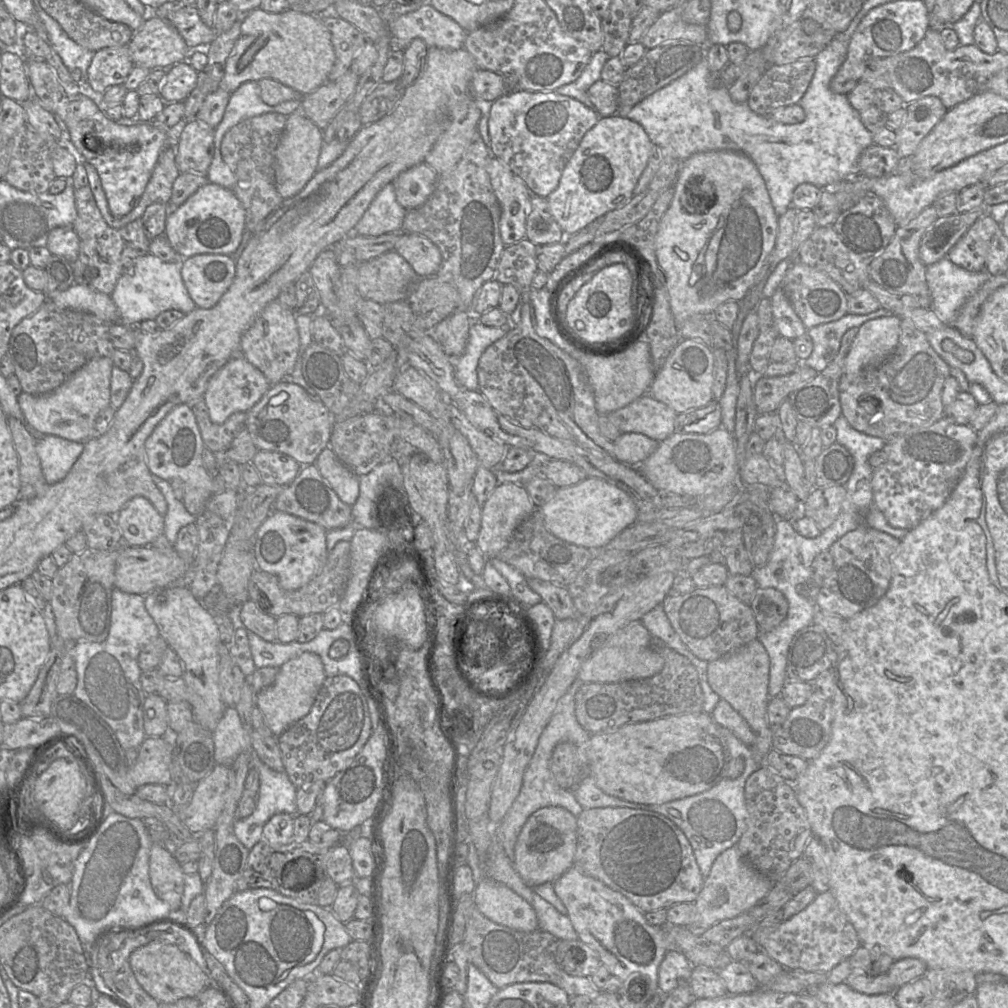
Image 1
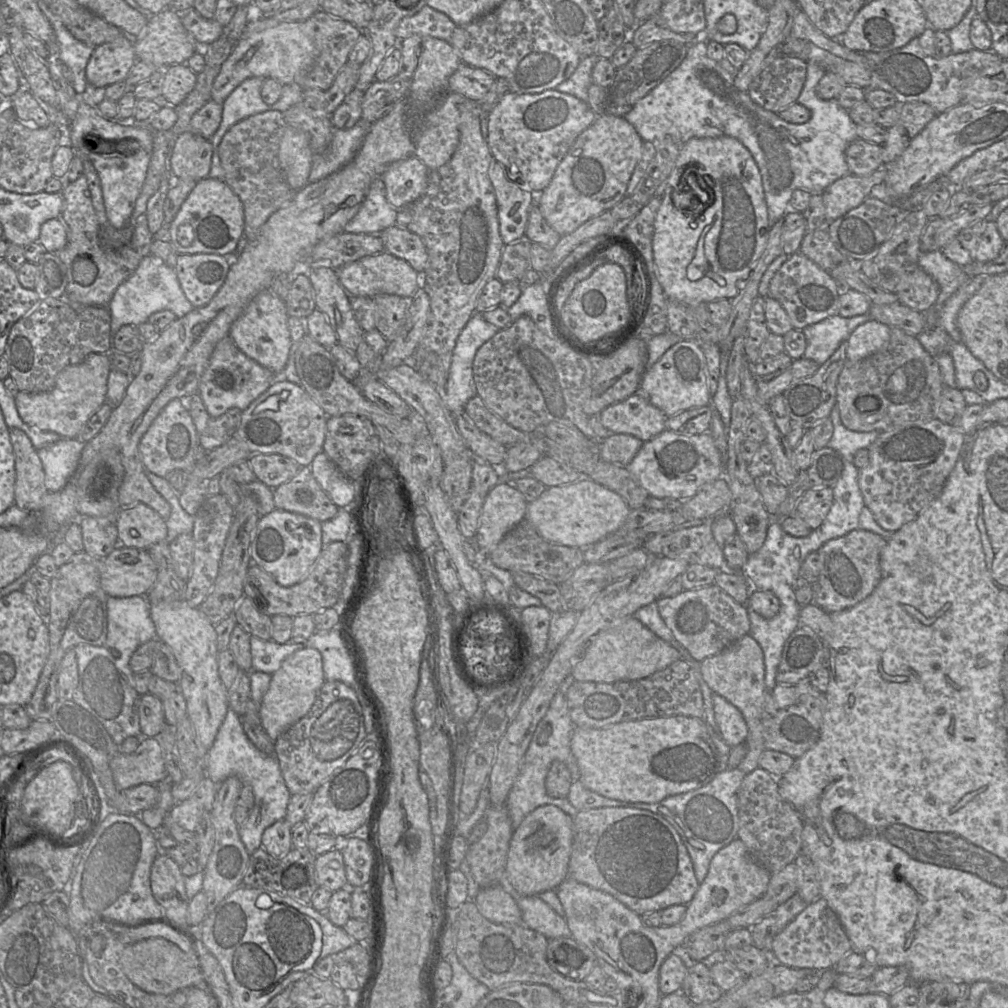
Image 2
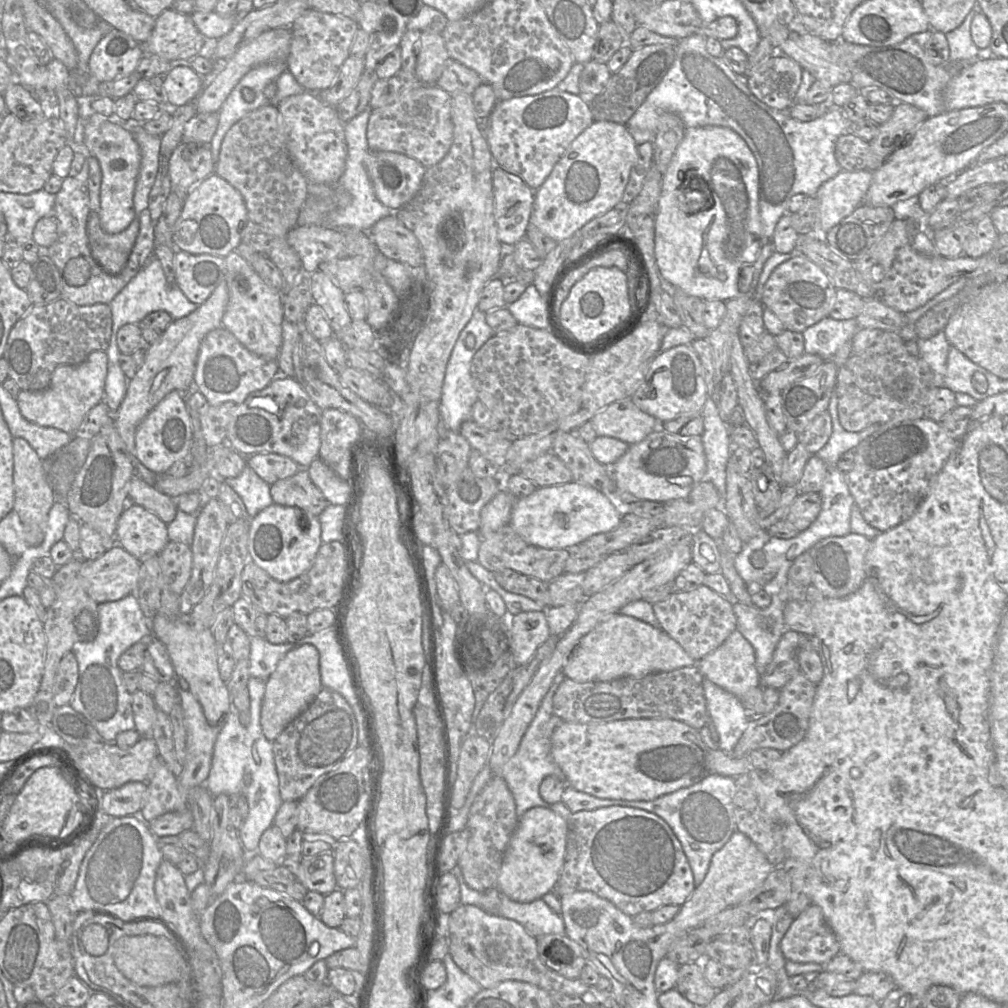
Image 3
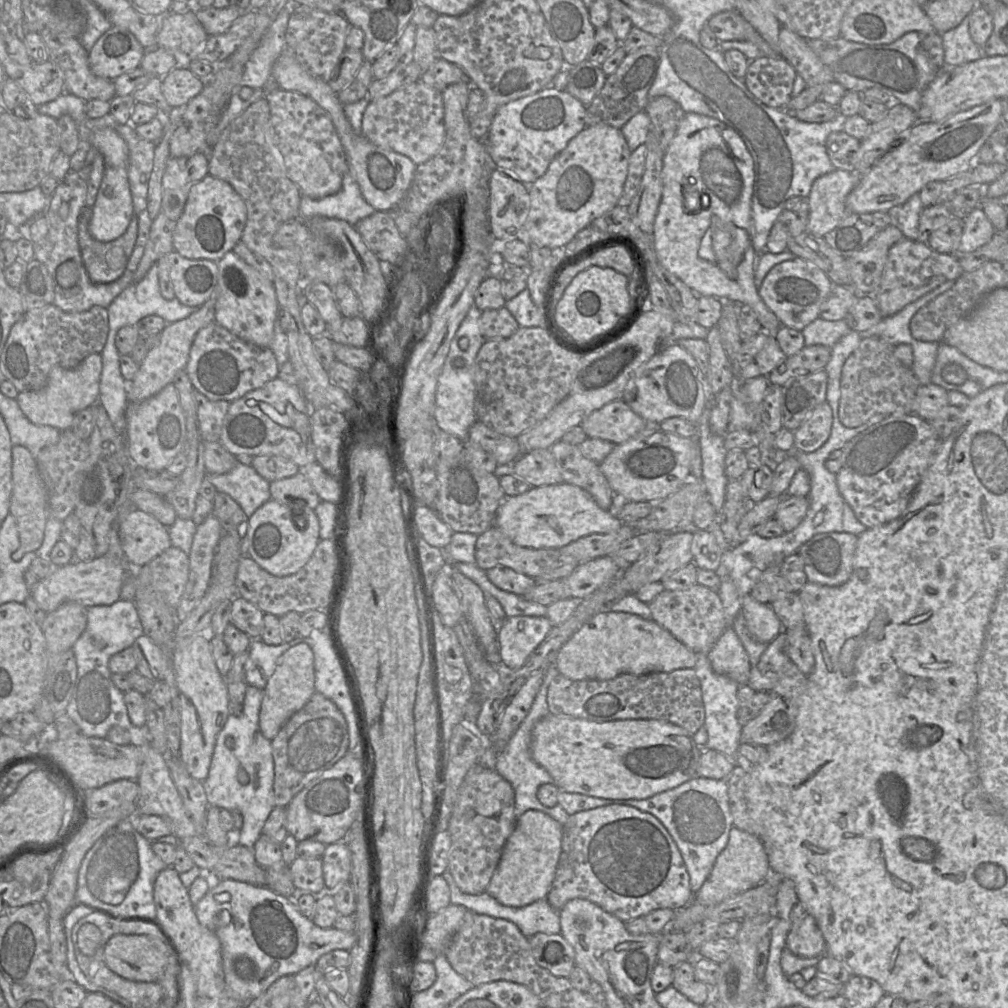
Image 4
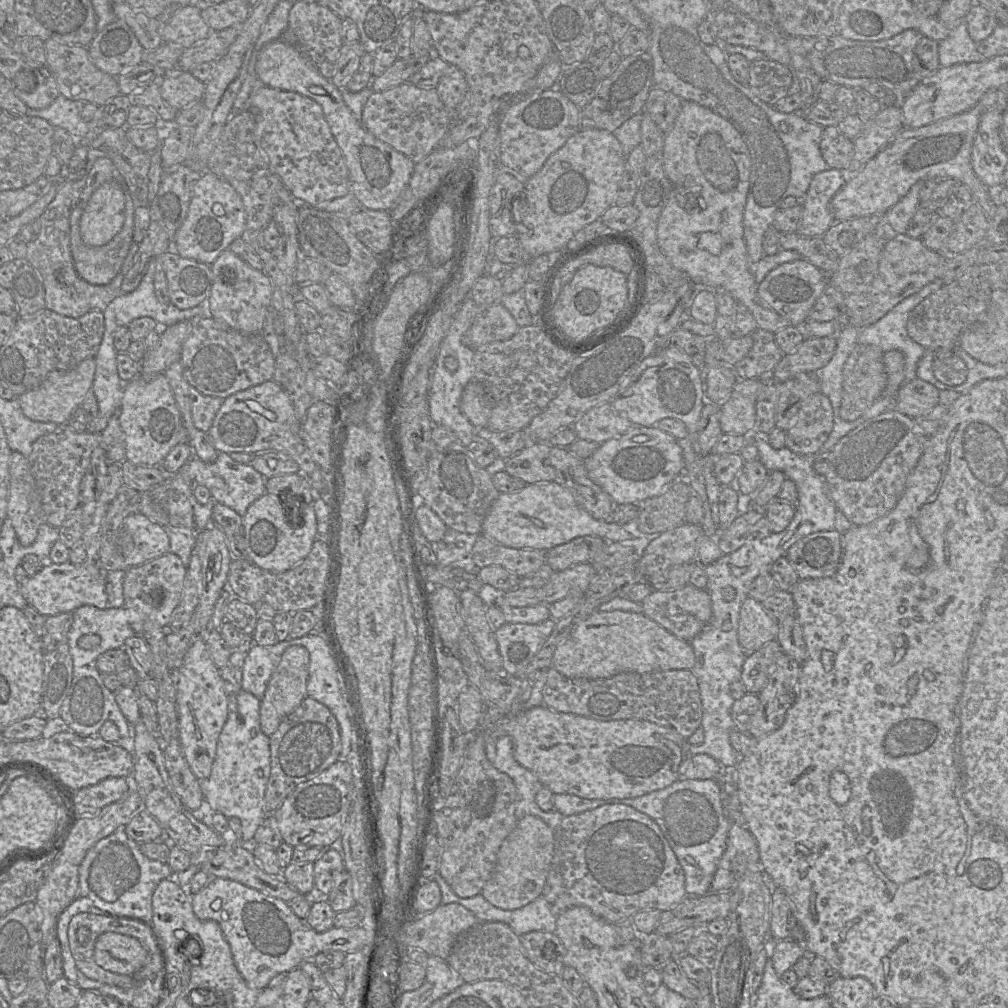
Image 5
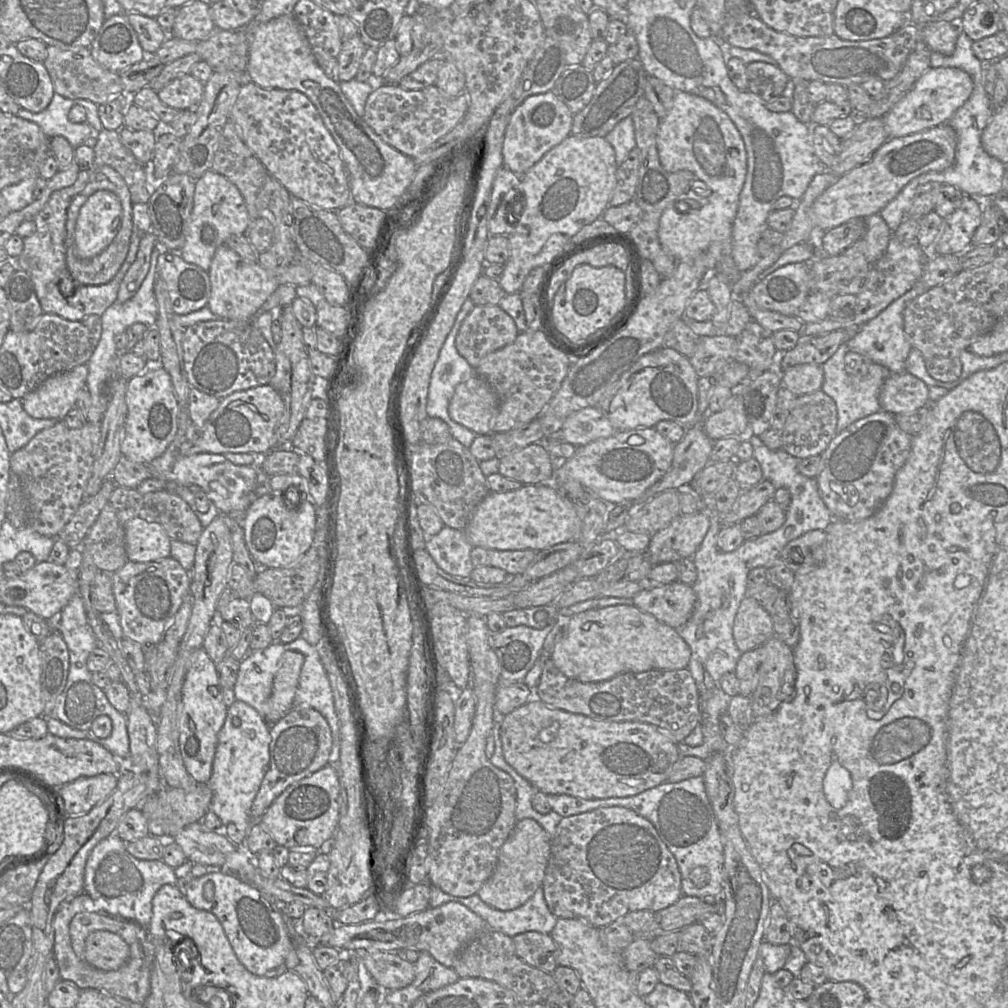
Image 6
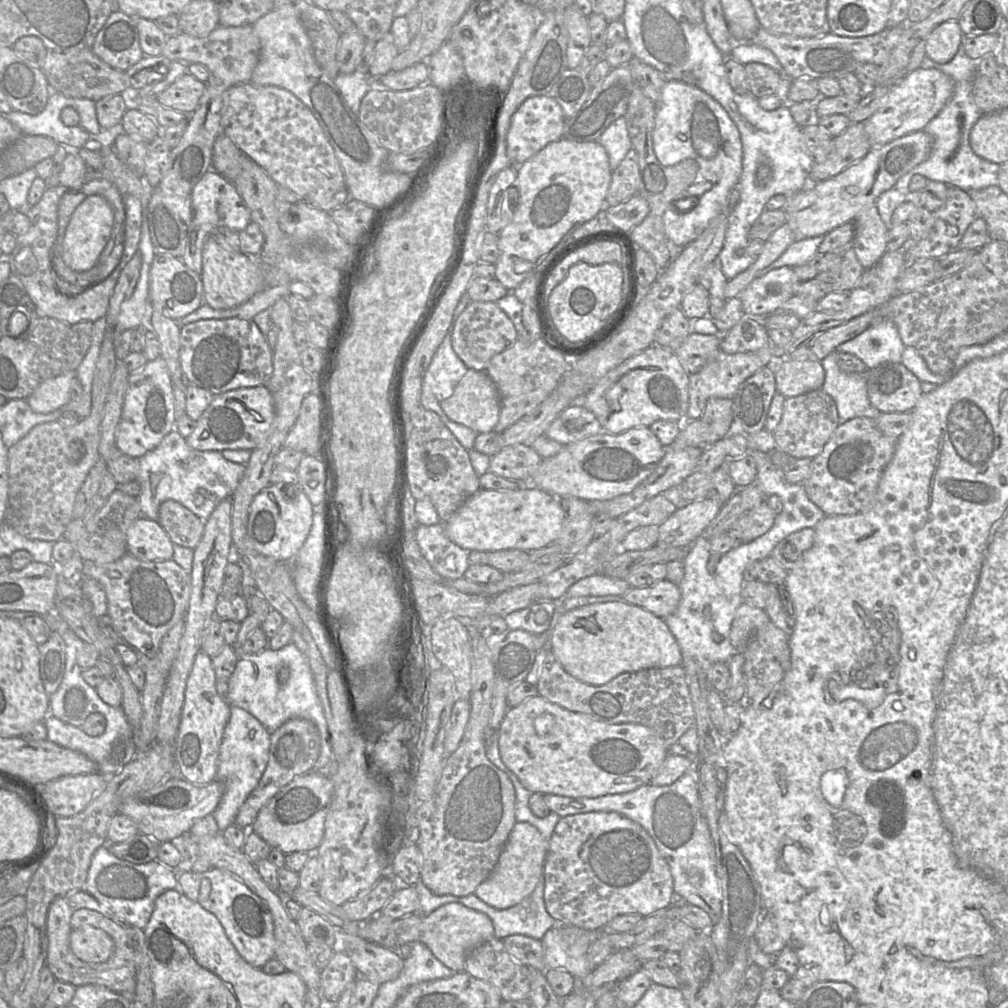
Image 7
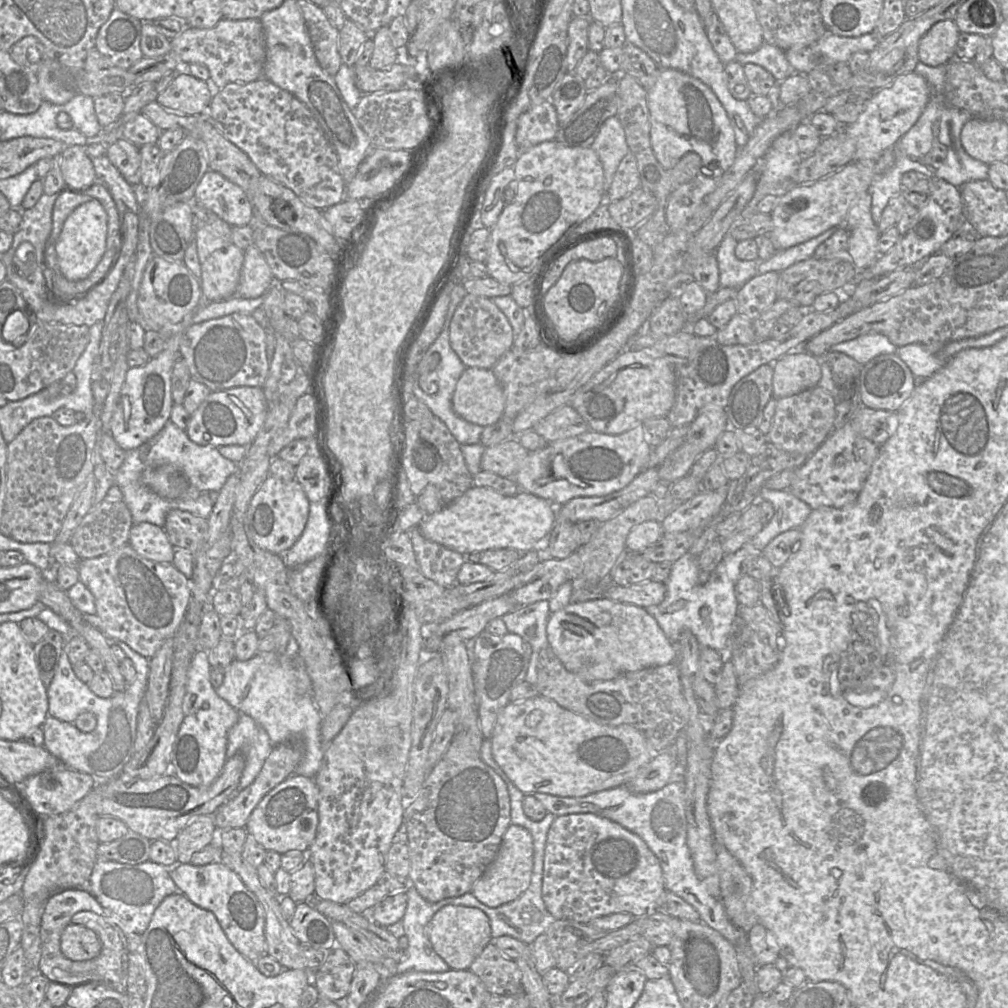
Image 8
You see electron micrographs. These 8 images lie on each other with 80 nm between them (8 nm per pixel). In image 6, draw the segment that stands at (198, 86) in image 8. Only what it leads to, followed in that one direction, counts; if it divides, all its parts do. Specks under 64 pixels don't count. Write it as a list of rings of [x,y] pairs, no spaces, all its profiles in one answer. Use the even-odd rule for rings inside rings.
[[[190,73],[173,79],[157,92],[165,105],[178,111],[194,109],[201,101],[203,93],[204,83]]]

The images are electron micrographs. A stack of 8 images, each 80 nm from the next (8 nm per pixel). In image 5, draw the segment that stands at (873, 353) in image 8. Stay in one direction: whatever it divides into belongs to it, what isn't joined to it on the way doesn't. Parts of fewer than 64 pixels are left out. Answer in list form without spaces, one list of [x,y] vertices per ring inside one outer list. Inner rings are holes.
[[[940,279],[929,283],[917,293],[905,298],[895,307],[893,307],[885,316],[879,319],[874,324],[871,324],[863,329],[859,329],[858,344],[873,345],[880,348],[882,351],[889,352],[891,350],[898,350],[903,353],[905,357],[905,381],[910,381],[917,378],[916,370],[921,357],[924,355],[926,349],[915,342],[907,332],[907,321],[910,312],[926,297],[935,291],[942,288],[946,283]]]

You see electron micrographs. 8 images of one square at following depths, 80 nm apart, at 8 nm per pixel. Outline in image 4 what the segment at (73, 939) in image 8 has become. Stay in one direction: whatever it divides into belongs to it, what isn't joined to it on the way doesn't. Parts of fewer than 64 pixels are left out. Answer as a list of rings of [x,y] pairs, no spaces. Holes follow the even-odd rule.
[[[114,935],[104,947],[106,966],[135,982],[159,982],[173,948],[162,939],[145,935]]]

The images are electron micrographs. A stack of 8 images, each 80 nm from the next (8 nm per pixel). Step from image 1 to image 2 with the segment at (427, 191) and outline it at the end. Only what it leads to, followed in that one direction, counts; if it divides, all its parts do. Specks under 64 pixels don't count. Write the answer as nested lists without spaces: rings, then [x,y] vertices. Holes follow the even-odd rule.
[[[416,156],[390,164],[380,177],[384,182],[387,201],[397,209],[420,198],[428,184],[430,170]]]

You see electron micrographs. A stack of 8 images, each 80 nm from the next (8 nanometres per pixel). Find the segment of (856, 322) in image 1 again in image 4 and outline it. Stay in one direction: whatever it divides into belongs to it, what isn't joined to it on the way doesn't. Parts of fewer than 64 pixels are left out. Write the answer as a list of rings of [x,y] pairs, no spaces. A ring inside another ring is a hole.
[[[817,318],[802,330],[805,346],[824,345],[830,349],[851,331],[844,319],[828,321]]]

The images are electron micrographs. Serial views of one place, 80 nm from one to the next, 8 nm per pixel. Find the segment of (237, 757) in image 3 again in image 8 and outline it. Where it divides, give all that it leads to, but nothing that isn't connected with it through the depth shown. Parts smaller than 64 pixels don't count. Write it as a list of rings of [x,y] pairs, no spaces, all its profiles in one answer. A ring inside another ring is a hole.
[[[240,713],[238,721],[228,732],[227,759],[241,753],[245,758],[238,790],[248,787],[260,773],[272,751],[272,743],[263,727],[252,717]]]

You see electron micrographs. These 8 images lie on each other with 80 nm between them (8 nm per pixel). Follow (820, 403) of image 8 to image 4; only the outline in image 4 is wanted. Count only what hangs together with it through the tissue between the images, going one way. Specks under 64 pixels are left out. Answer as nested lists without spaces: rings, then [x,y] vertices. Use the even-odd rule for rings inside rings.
[[[827,401],[818,405],[809,418],[793,432],[794,449],[811,453],[819,449],[831,434],[833,414]]]

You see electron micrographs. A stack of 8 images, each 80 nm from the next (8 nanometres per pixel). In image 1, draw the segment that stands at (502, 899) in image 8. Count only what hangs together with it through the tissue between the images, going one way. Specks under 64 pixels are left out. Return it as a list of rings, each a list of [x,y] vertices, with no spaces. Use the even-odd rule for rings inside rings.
[[[560,806],[535,811],[524,824],[514,847],[513,866],[529,887],[551,882],[574,864],[577,847],[577,817]]]

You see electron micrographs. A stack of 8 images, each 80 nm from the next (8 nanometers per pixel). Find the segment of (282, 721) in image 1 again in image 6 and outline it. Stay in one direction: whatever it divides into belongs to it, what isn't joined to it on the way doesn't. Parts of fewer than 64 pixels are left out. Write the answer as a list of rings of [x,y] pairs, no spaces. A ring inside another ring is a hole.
[[[286,651],[277,665],[272,693],[264,704],[264,719],[272,726],[282,719],[294,705],[304,656],[297,651]]]

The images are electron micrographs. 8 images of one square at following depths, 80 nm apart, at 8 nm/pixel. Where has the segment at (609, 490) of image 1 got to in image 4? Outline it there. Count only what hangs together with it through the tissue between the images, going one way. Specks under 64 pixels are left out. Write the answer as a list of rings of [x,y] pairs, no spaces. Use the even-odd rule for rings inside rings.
[[[568,483],[531,487],[521,495],[506,497],[494,522],[513,543],[532,549],[560,549],[590,534],[616,532],[622,524],[614,513],[601,509],[589,493]]]

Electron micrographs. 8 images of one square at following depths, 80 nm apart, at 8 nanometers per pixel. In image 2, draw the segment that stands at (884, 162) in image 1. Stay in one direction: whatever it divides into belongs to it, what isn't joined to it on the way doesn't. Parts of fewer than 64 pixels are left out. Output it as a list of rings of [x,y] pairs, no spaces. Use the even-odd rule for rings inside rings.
[[[861,138],[853,140],[845,150],[845,158],[849,172],[865,176],[881,168],[882,145],[870,143]]]

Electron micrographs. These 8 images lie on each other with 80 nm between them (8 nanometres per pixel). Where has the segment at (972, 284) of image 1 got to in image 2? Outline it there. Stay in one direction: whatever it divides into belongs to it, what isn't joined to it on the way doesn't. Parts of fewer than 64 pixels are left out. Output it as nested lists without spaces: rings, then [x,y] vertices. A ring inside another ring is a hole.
[[[941,250],[920,251],[918,265],[939,285],[936,307],[941,307],[970,278],[962,267],[949,260]]]

